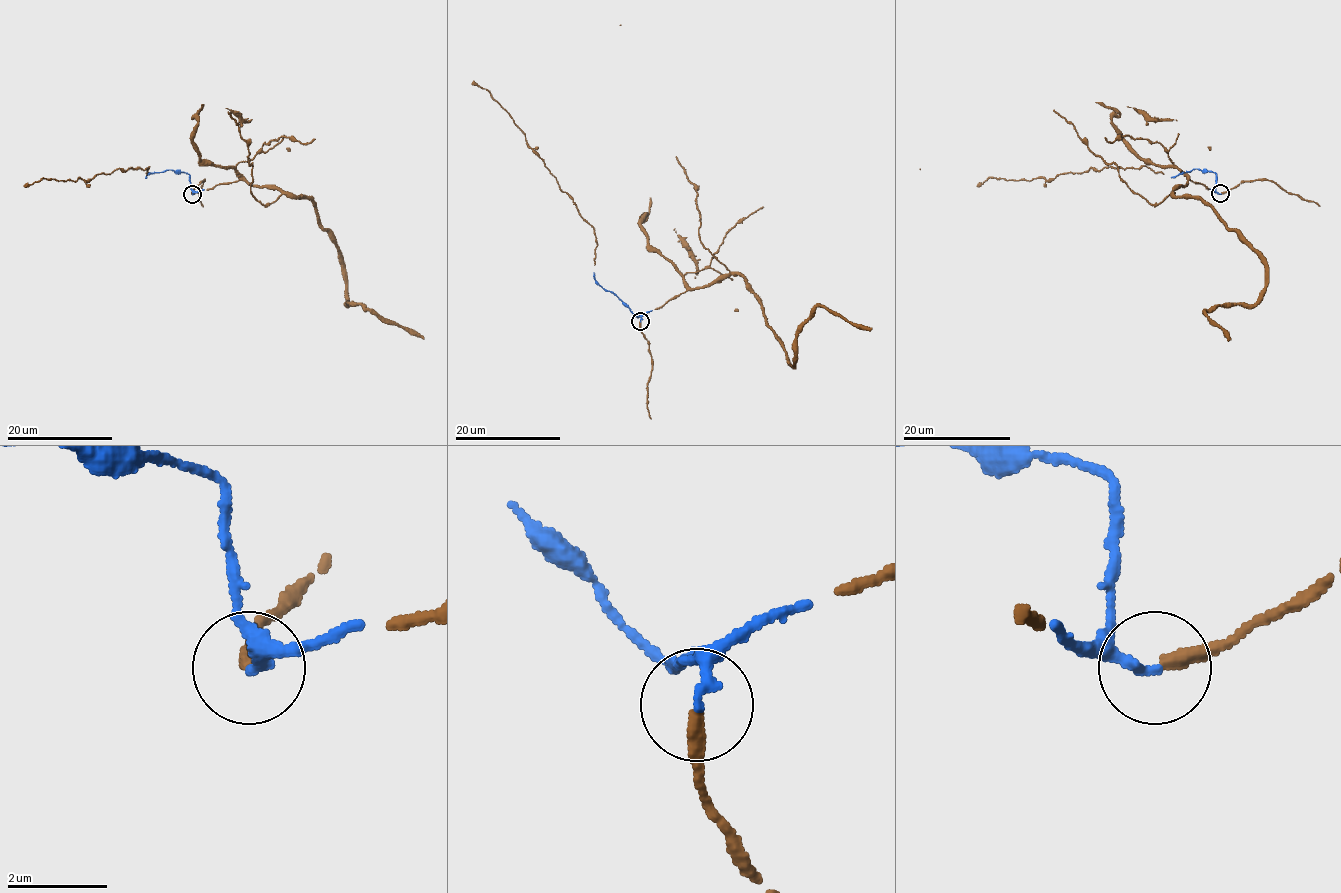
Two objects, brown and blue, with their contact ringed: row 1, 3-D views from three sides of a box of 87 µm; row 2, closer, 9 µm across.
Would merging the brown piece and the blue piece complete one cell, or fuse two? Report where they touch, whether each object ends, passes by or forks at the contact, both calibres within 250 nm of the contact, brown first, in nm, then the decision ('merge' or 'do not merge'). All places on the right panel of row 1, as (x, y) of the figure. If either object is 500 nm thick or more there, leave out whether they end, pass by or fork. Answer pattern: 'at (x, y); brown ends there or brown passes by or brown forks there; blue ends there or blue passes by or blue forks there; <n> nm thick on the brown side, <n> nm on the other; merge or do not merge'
at (1220, 193); brown ends there; blue ends there; 300 nm thick on the brown side, 220 nm on the other; merge

